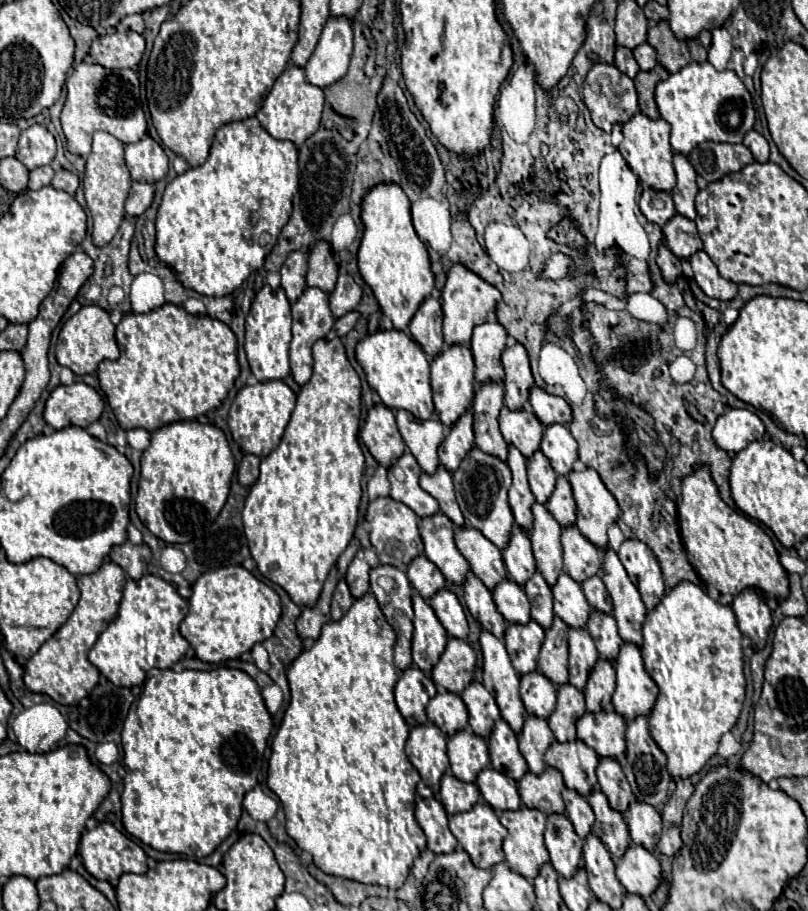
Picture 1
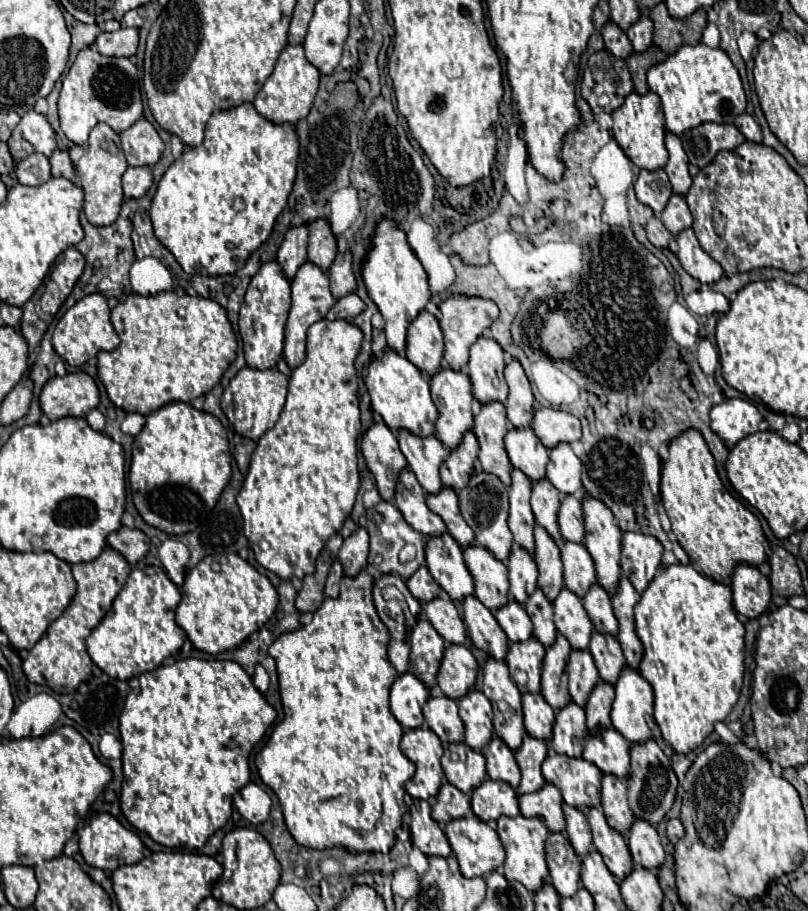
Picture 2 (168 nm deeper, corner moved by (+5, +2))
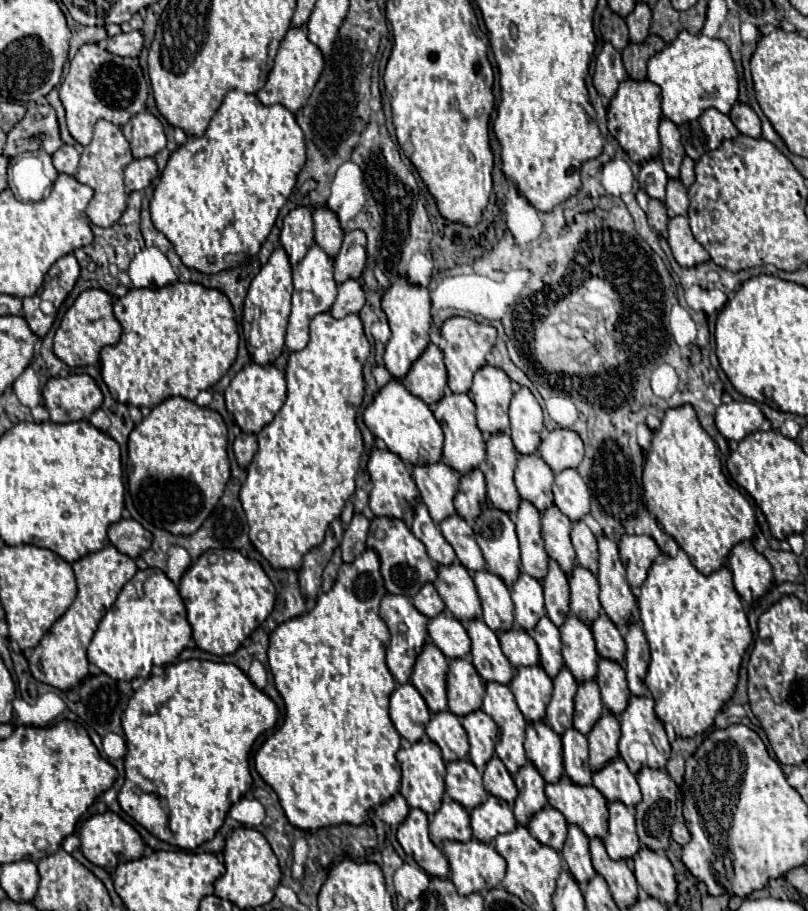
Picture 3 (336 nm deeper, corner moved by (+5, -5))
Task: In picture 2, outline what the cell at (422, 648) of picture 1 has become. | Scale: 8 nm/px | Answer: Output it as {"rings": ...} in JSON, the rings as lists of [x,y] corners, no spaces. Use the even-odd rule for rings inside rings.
{"rings":[[[421,617],[411,635],[409,673],[415,673],[419,681],[423,681],[427,687],[433,687],[437,683],[435,677],[443,659],[443,651],[445,651],[443,637],[439,637],[439,633],[431,627],[431,623]]]}

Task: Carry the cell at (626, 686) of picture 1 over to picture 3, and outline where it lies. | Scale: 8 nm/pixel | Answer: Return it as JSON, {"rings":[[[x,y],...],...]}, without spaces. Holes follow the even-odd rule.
{"rings":[[[631,696],[627,708],[619,714],[619,724],[621,724],[619,754],[623,756],[633,774],[637,774],[641,766],[665,768],[671,752],[665,728],[663,724],[659,724],[659,720],[655,720],[653,706],[655,706],[653,698]],[[631,742],[639,742],[645,746],[647,758],[643,762],[635,762],[629,758],[627,748]]]}

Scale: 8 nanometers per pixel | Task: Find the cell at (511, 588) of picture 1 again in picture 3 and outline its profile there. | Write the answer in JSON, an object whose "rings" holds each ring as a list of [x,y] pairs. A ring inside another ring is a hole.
{"rings":[[[511,628],[507,632],[499,634],[499,642],[501,642],[501,650],[507,656],[507,660],[519,668],[519,666],[527,666],[527,664],[537,664],[539,662],[539,650],[535,640],[529,636],[527,630],[519,628]]]}

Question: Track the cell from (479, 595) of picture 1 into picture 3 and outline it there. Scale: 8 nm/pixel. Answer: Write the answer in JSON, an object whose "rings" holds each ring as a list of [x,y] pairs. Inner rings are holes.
{"rings":[[[481,618],[469,620],[467,634],[471,638],[471,660],[479,676],[485,678],[485,682],[509,684],[513,666],[501,652],[497,634]]]}

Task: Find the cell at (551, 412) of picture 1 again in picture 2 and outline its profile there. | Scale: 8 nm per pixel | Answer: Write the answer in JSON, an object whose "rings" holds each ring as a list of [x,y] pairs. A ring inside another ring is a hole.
{"rings":[[[537,409],[531,429],[547,449],[555,449],[559,443],[573,443],[581,439],[579,419],[561,409]]]}

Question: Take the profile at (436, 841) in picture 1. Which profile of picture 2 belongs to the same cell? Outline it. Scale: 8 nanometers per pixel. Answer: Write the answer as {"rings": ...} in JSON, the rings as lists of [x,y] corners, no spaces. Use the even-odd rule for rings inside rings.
{"rings":[[[413,799],[409,815],[411,815],[409,829],[413,845],[427,857],[449,857],[451,845],[439,823],[431,817],[429,803],[423,799]]]}

